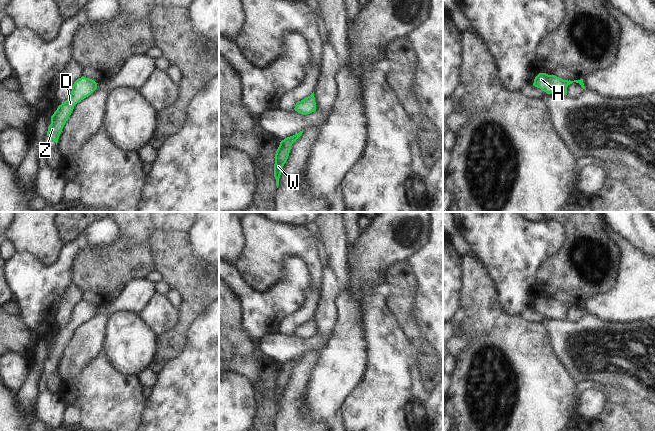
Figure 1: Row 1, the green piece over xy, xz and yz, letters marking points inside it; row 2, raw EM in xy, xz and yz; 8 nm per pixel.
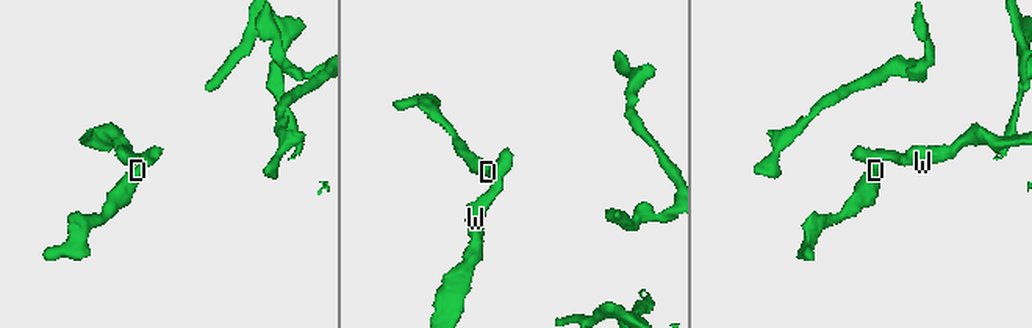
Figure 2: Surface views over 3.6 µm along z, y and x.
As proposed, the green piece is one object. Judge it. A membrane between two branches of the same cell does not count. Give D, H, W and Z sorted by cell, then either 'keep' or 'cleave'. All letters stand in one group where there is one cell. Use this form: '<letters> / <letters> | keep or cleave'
D H W Z | keep

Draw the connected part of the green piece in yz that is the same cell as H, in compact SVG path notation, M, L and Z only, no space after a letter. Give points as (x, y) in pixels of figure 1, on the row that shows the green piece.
M539 73L534 79L533 86L540 88L547 94L567 95L567 87L573 82L579 83L585 89L583 79L568 81L546 73Z

